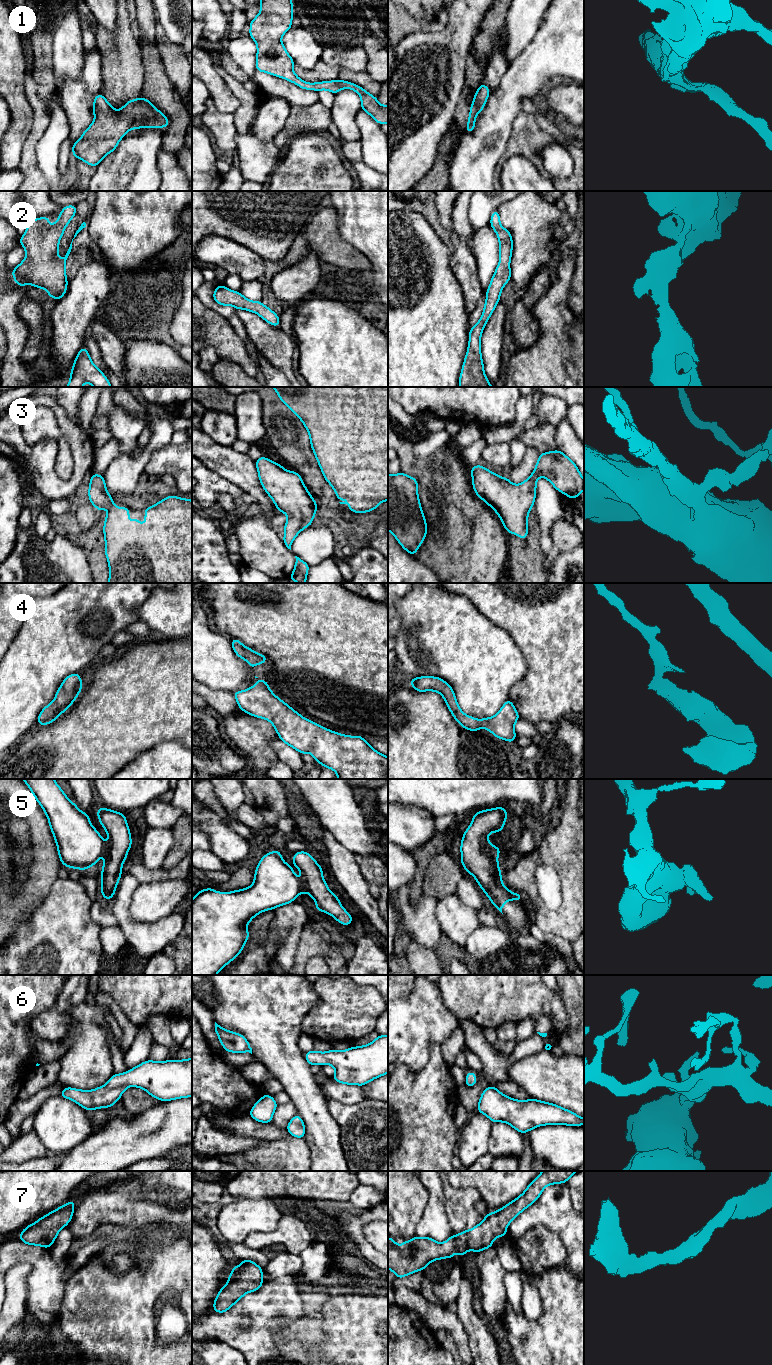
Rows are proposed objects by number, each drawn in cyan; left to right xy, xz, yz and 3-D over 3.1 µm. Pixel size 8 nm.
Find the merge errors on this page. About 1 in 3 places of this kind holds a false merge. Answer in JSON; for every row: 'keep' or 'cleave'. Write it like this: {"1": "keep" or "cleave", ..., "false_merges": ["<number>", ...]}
{"1": "keep", "2": "keep", "3": "keep", "4": "keep", "5": "cleave", "6": "keep", "7": "keep", "false_merges": ["5"]}

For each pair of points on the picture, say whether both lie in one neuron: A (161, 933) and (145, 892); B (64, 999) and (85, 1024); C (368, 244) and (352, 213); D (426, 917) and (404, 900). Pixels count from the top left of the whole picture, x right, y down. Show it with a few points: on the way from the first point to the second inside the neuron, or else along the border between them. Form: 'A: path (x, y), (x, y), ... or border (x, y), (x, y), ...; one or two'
A: border (175, 913), (150, 922), (140, 922), (133, 919); two
B: border (85, 1000), (72, 1005), (67, 1011), (67, 1030); two
C: path (368, 236), (368, 229), (360, 221); one
D: path (420, 917), (407, 906); one

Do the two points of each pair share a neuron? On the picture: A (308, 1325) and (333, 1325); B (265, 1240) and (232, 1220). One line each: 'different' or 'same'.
A: different
B: different

